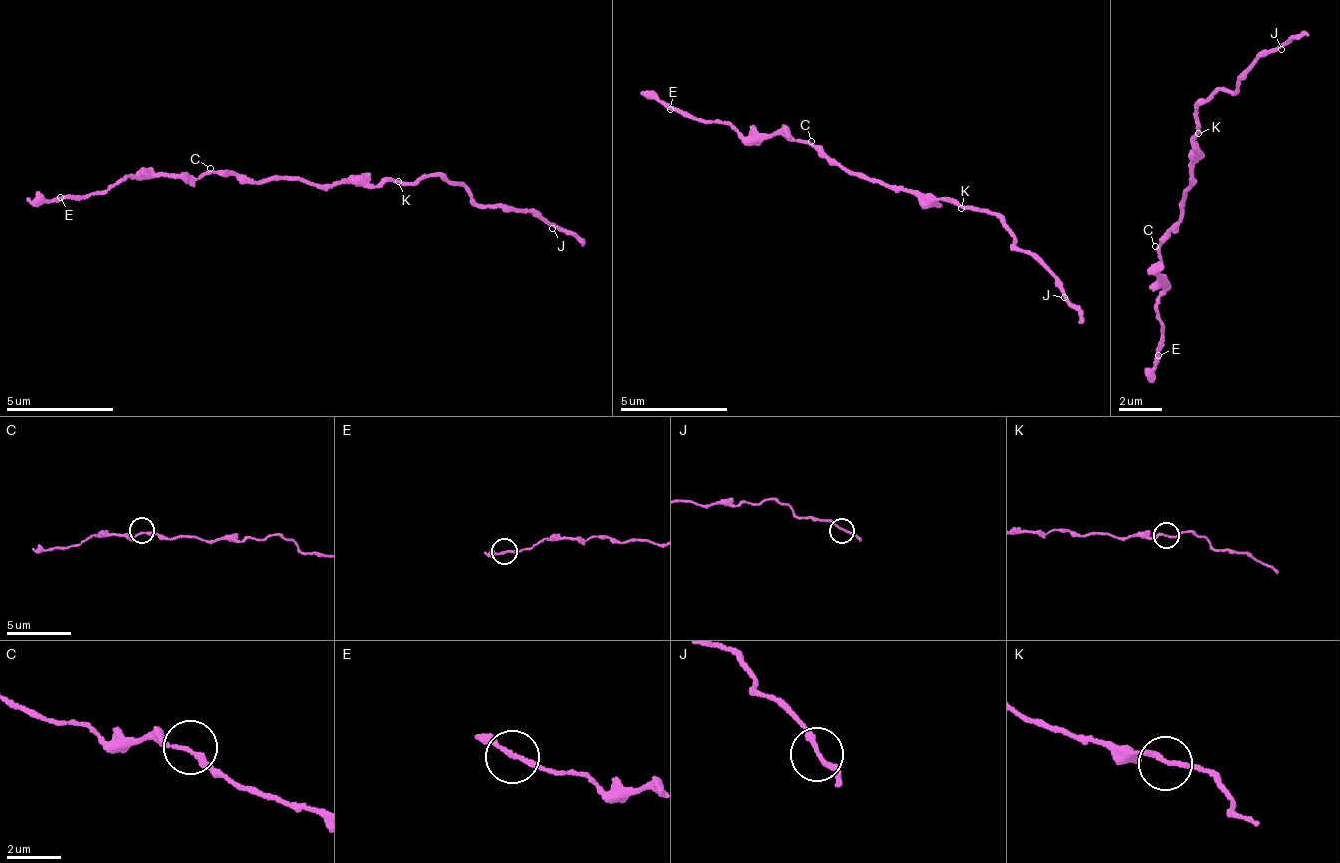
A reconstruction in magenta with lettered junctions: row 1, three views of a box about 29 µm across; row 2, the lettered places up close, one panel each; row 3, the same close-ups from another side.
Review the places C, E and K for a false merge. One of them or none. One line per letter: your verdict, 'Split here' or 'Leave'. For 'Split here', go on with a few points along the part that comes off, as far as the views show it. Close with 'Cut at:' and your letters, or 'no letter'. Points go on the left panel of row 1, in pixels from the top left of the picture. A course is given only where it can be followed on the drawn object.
C: Leave
E: Leave
K: Split here. Course of the part to remove: (397, 183), (445, 176), (474, 201), (532, 212), (586, 243)
Cut at: K

